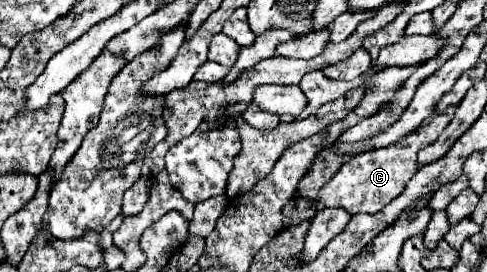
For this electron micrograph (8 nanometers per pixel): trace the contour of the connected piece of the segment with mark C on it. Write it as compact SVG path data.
M448 107L444 115L434 115L428 125L418 127L416 131L410 131L404 139L394 143L392 147L372 149L360 155L354 155L348 163L340 167L340 171L320 189L318 201L322 201L326 207L344 207L350 215L356 213L378 213L384 209L386 203L390 203L396 195L400 195L406 187L406 183L412 179L412 175L418 171L416 153L434 143L440 135L440 131L450 123L456 107Z

